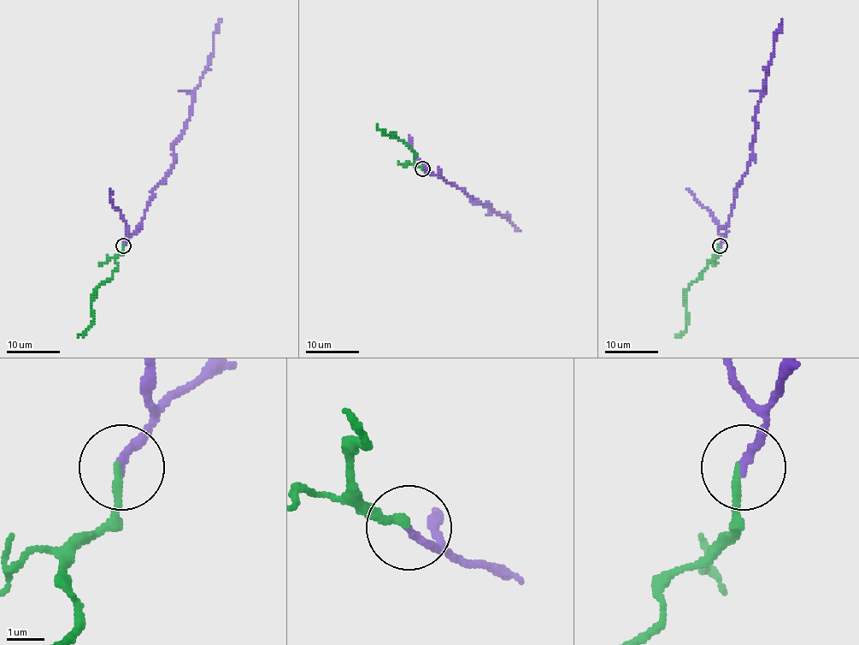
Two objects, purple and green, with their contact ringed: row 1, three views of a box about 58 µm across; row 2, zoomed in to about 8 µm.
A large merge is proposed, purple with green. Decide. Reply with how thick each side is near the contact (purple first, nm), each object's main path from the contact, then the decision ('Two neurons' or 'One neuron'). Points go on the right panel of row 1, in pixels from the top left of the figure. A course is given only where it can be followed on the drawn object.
Thickness 200 nm (purple) against 200 nm. Course of purple: (720, 245), (734, 188), (748, 167), (756, 106), (782, 20). Course of green: (719, 245), (719, 253), (684, 292), (688, 322), (687, 328), (676, 338). One neuron

